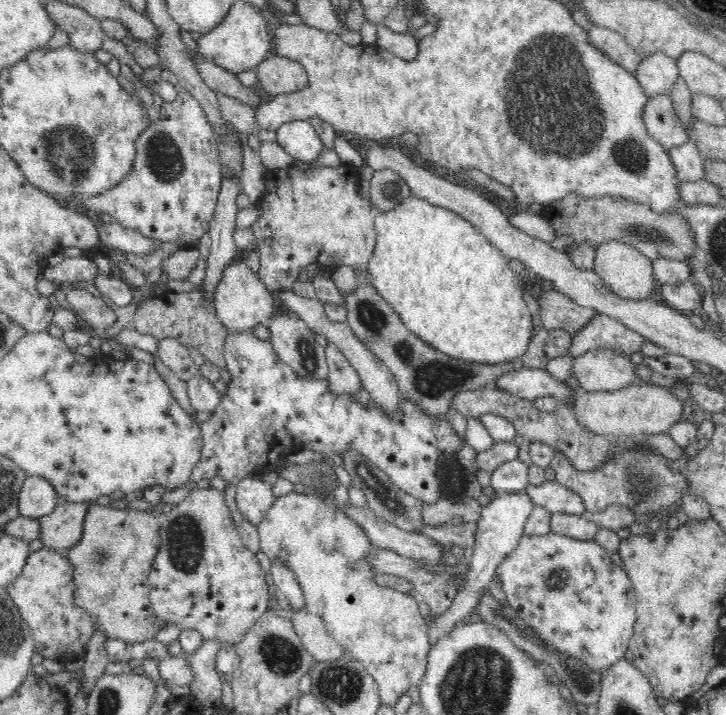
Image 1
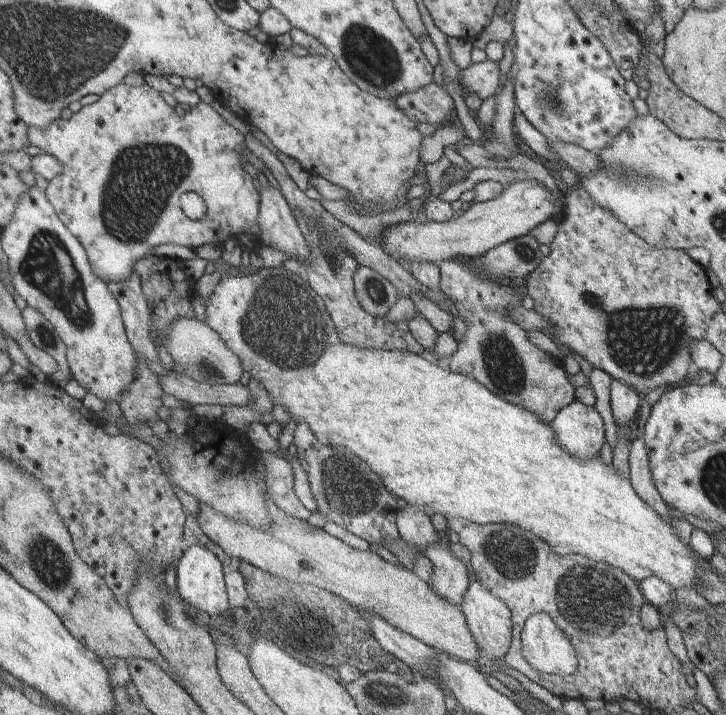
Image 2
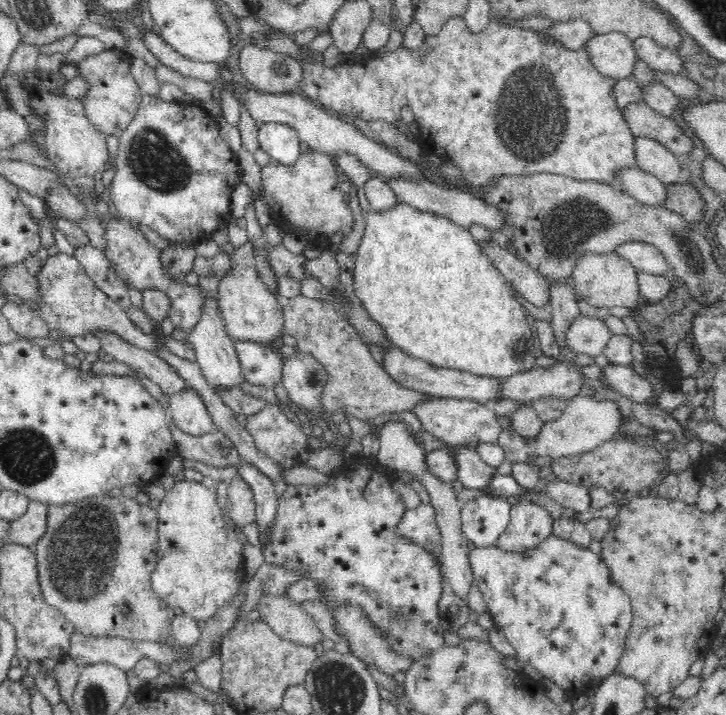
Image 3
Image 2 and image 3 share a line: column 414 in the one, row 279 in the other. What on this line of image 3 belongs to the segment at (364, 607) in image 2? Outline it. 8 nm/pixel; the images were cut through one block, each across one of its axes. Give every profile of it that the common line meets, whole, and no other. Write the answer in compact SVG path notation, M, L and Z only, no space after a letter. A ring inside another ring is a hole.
M616 252L583 254L576 260L572 279L574 279L574 288L579 298L584 299L588 304L597 308L610 309L612 306L636 306L642 299L638 292L638 279L636 274L638 270L632 264Z

